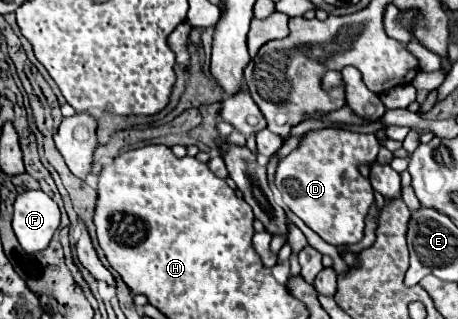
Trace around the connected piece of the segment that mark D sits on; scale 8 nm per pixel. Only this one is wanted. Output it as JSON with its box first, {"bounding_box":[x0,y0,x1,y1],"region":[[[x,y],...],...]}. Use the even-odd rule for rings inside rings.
{"bounding_box":[275,127,379,245],"region":[[[325,127],[307,131],[299,147],[279,161],[275,171],[275,187],[281,191],[283,203],[331,245],[359,243],[365,229],[365,217],[373,205],[373,187],[359,173],[361,165],[375,161],[379,141],[373,133],[355,133],[341,127]]]}

